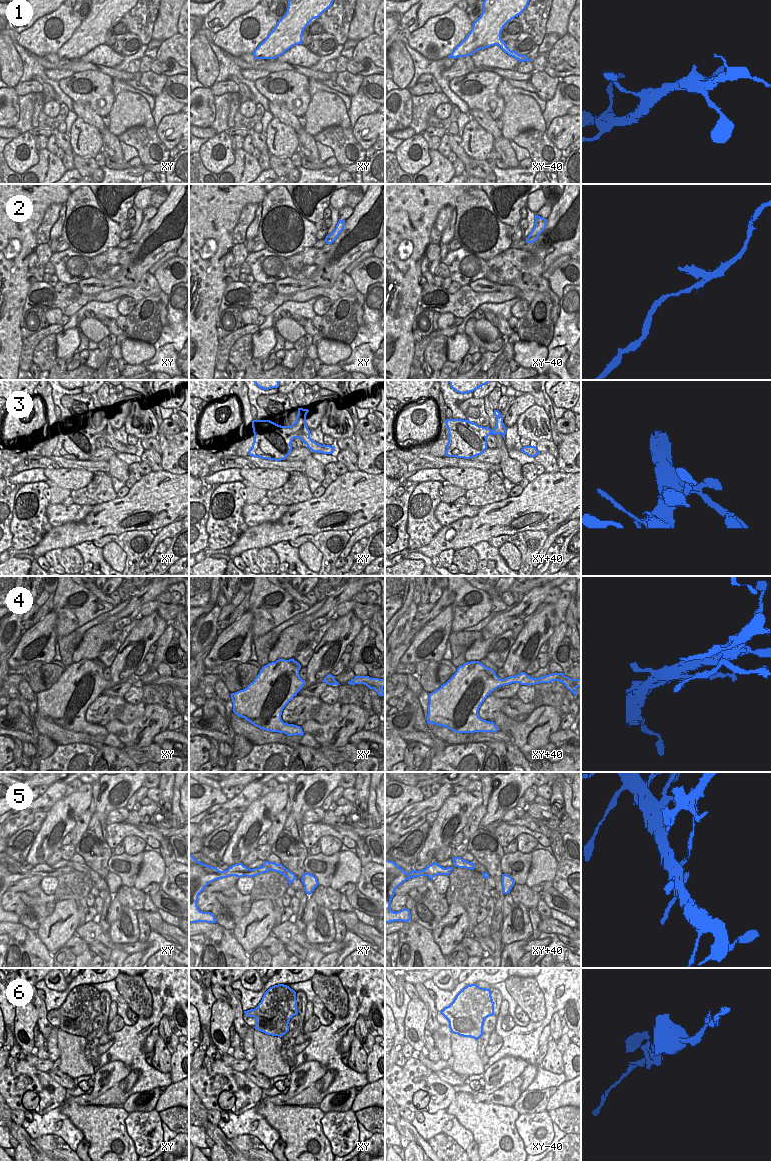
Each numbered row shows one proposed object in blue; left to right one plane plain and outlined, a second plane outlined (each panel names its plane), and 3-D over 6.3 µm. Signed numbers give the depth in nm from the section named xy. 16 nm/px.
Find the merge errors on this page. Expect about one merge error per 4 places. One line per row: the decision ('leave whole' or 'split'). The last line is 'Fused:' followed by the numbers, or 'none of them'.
1: leave whole
2: leave whole
3: leave whole
4: leave whole
5: split
6: leave whole
Fused: 5

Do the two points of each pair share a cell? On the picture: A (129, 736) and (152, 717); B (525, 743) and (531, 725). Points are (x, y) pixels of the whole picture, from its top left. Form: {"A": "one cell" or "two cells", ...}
{"A": "one cell", "B": "one cell"}

